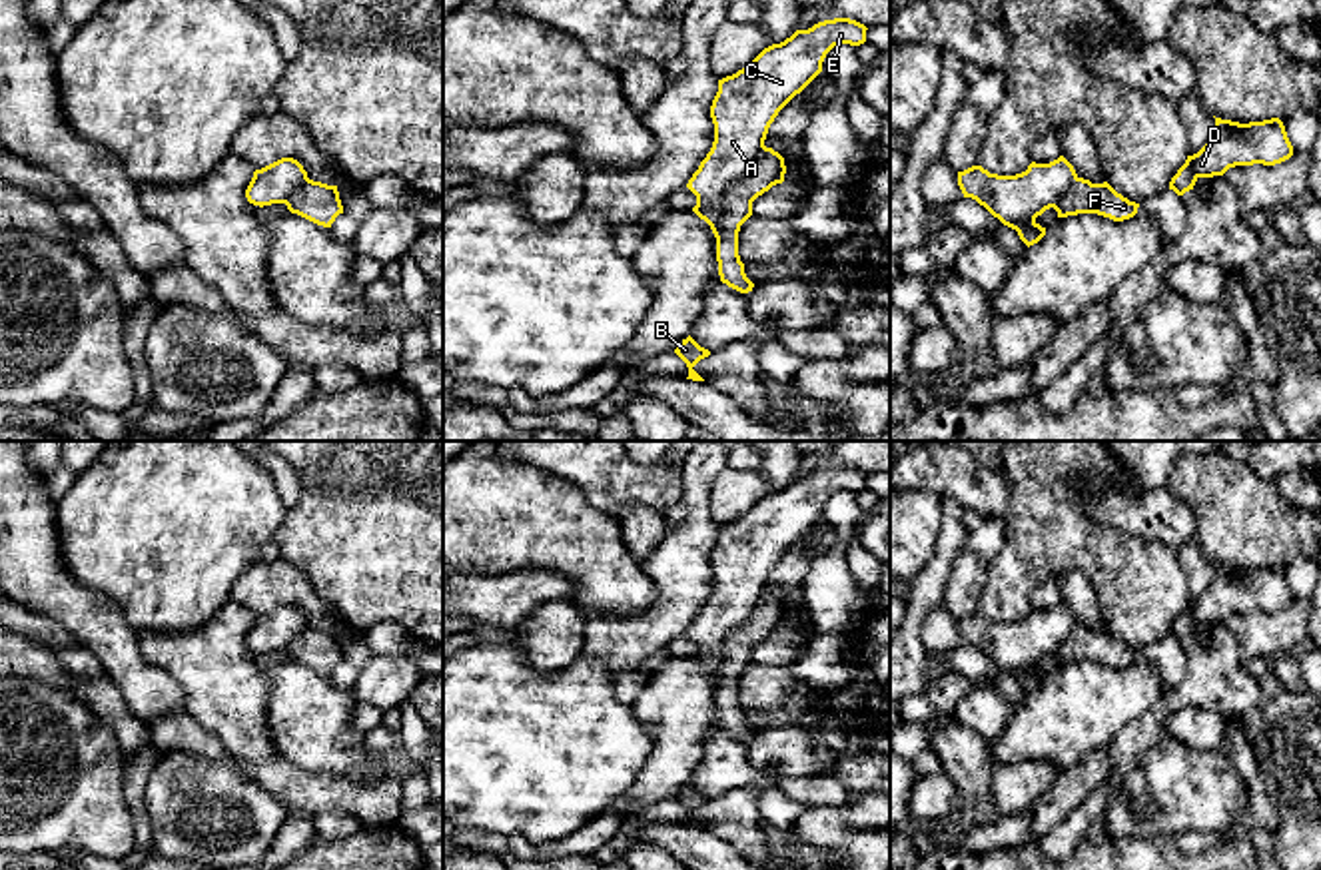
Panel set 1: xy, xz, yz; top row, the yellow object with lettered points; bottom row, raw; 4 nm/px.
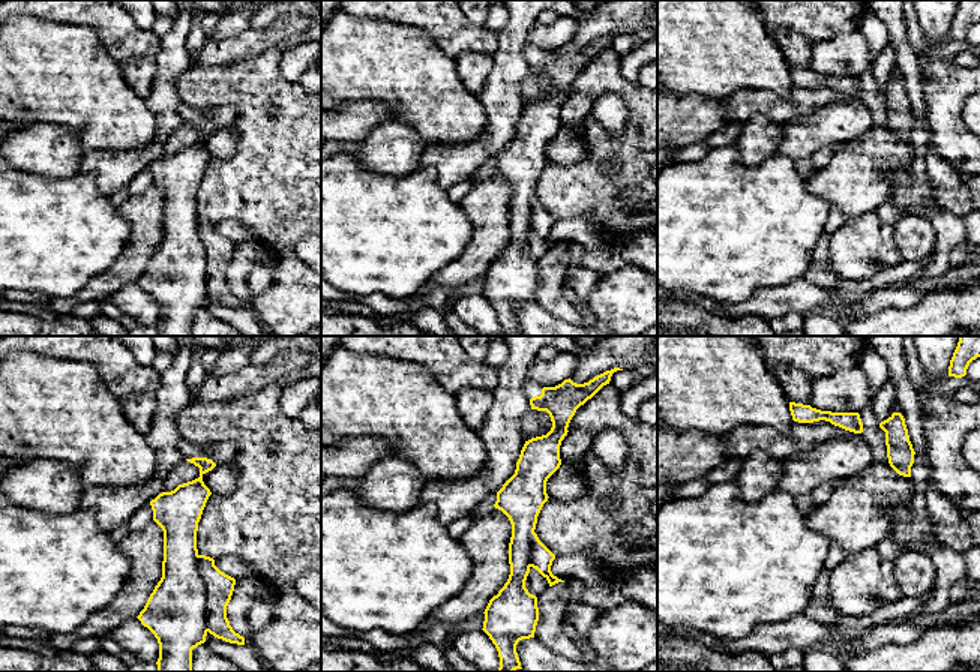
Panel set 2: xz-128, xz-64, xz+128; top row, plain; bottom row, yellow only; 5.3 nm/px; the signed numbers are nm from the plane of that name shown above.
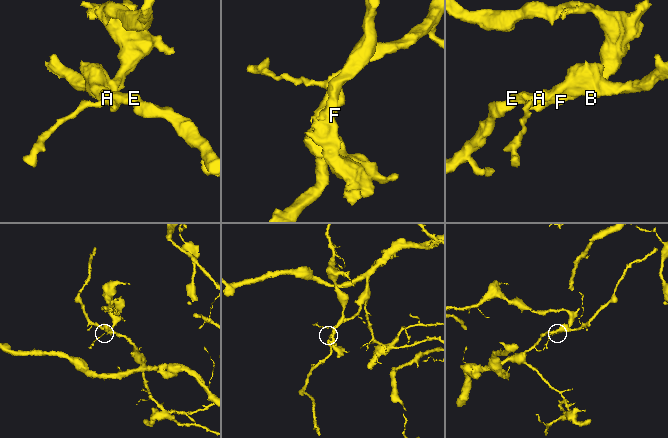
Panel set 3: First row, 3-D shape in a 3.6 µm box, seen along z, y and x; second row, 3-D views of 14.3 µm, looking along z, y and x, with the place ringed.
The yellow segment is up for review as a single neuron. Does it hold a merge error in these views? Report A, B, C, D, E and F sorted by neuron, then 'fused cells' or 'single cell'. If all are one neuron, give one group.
groups A B C E / D F; fused cells

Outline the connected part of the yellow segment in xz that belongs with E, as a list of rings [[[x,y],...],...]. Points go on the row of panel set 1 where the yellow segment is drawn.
[[[850,18],[818,22],[764,48],[748,66],[718,80],[710,106],[714,142],[686,184],[696,196],[692,212],[710,225],[716,239],[724,192],[752,170],[778,112],[822,72],[834,46],[860,46],[866,30]]]

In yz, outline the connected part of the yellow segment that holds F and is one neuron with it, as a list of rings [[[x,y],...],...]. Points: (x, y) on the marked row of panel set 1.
[[[1076,178],[1068,194],[1054,206],[1058,218],[1098,214],[1113,221],[1133,218],[1137,208],[1139,204],[1117,194],[1107,182],[1092,184],[1084,178]]]

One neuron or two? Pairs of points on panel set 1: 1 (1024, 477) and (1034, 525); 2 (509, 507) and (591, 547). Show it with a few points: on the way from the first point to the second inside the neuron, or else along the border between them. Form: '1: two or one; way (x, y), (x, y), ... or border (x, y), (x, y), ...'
1: one; way (1034, 489), (1034, 513)
2: one; way (529, 519), (545, 521), (571, 537)

